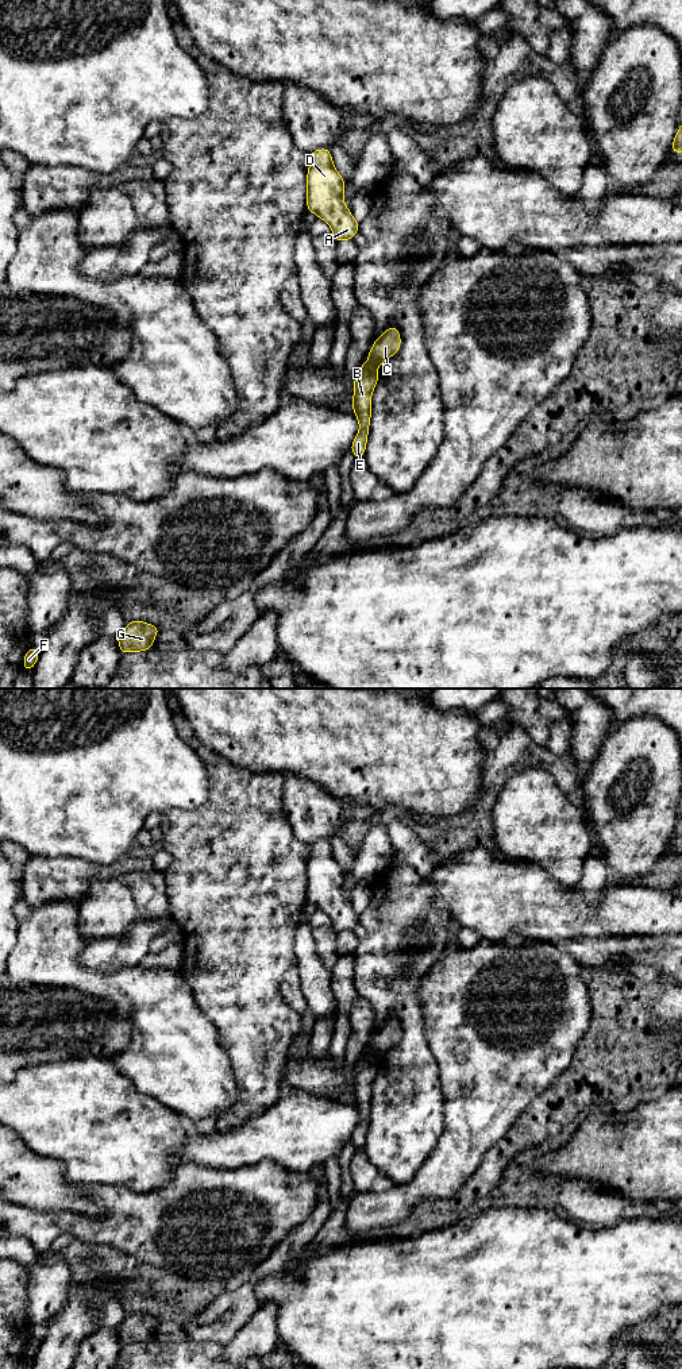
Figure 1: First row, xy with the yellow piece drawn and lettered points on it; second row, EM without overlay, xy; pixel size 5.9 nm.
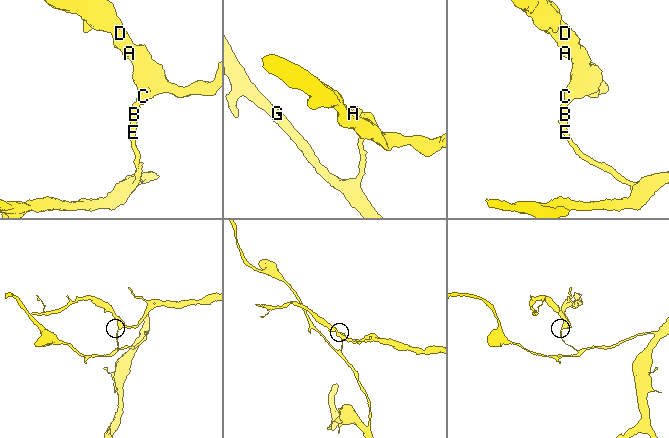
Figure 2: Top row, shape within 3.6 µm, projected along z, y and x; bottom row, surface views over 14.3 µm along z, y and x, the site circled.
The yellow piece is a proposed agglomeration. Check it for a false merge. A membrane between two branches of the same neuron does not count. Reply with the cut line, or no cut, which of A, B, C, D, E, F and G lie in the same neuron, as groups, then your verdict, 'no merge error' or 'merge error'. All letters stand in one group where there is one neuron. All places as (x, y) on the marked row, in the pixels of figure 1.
xy (368, 361), (376, 369) | A C D / B E F G | merge error

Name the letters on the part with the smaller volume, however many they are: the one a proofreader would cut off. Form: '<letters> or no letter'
A, C, D

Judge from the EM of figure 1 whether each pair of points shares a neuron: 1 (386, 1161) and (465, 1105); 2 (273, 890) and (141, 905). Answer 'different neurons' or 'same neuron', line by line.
1: different neurons
2: different neurons

